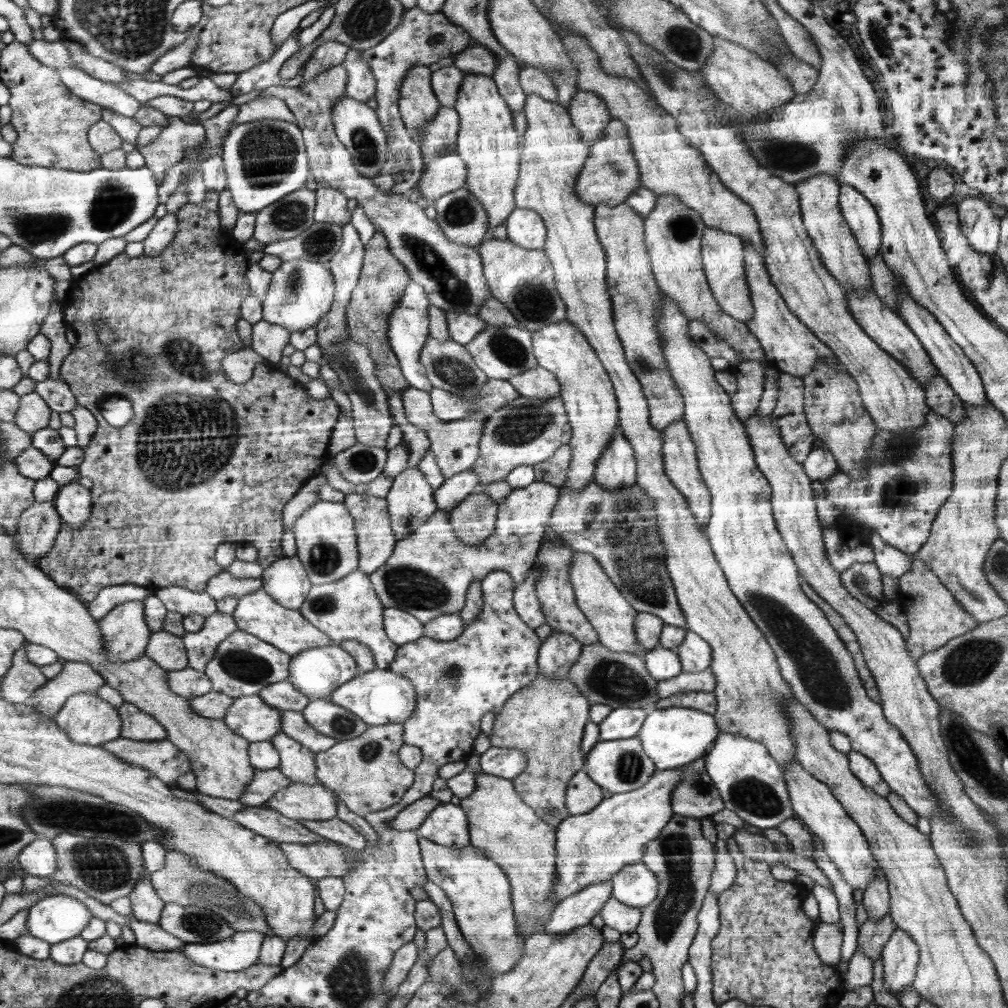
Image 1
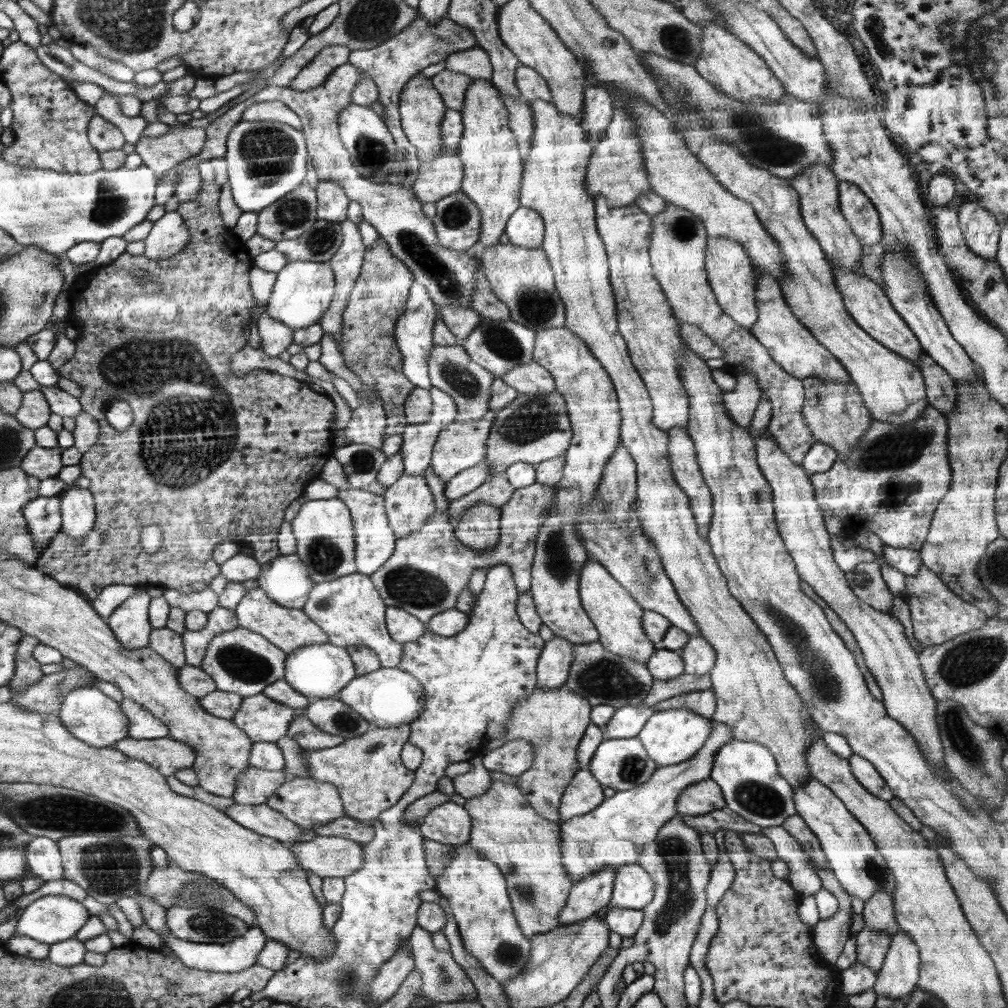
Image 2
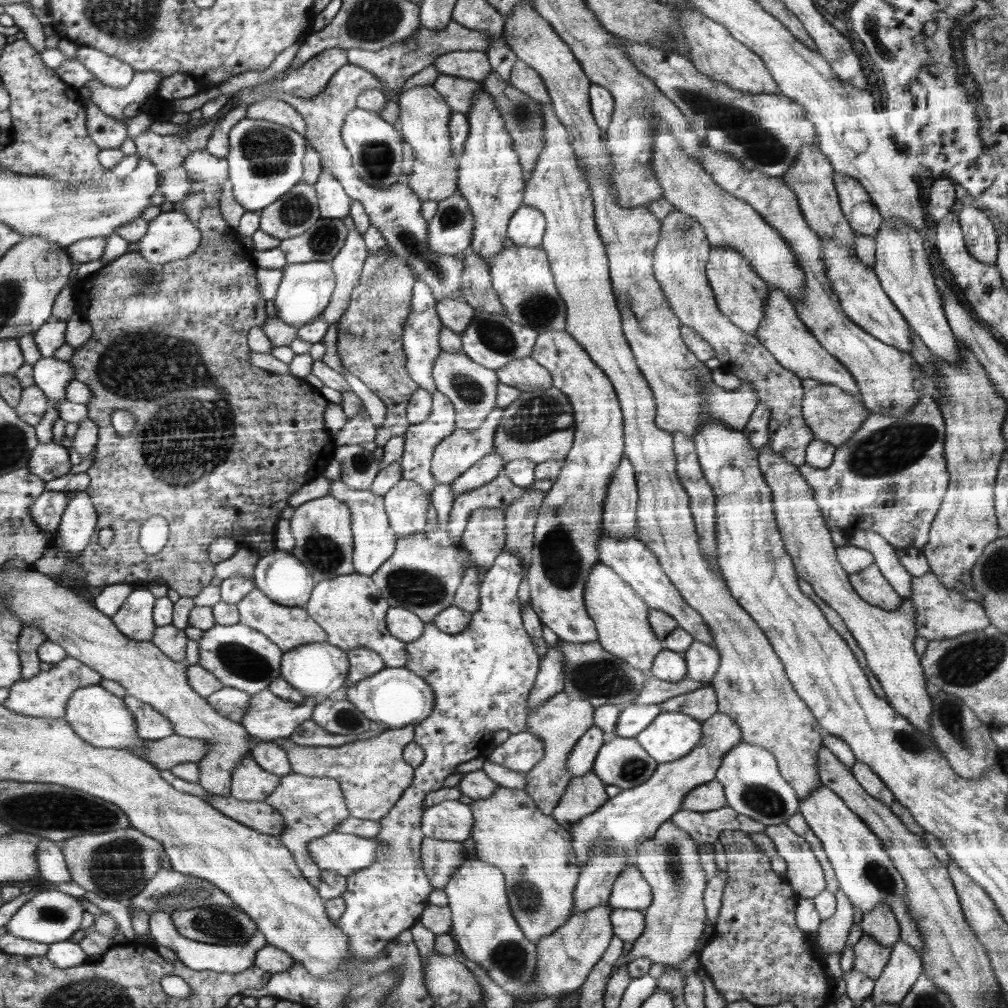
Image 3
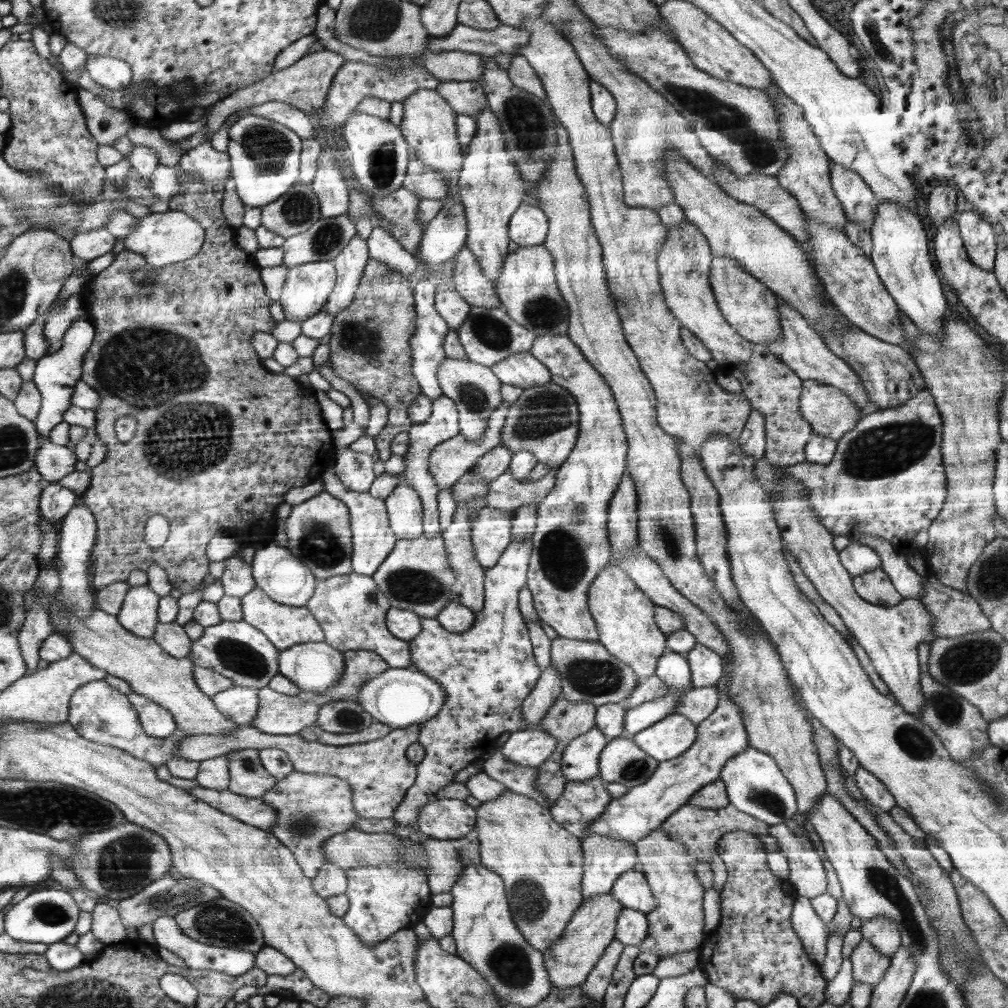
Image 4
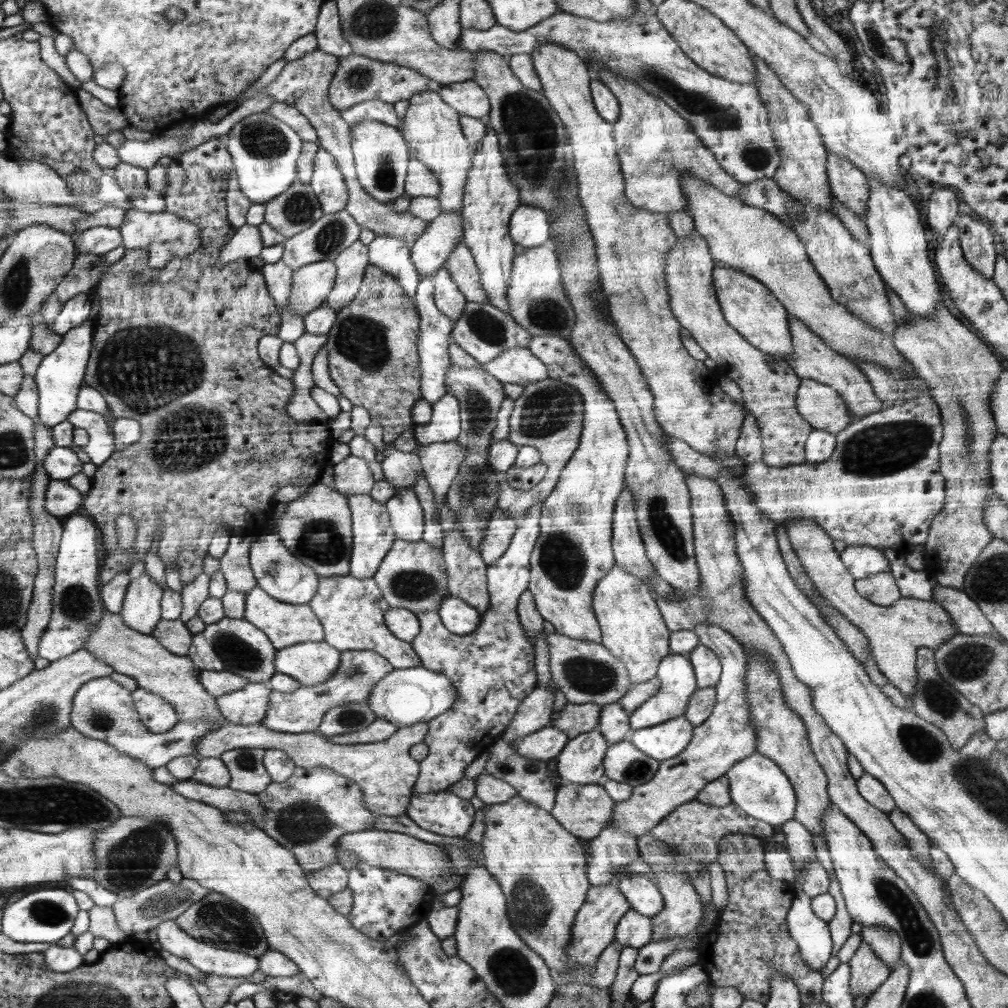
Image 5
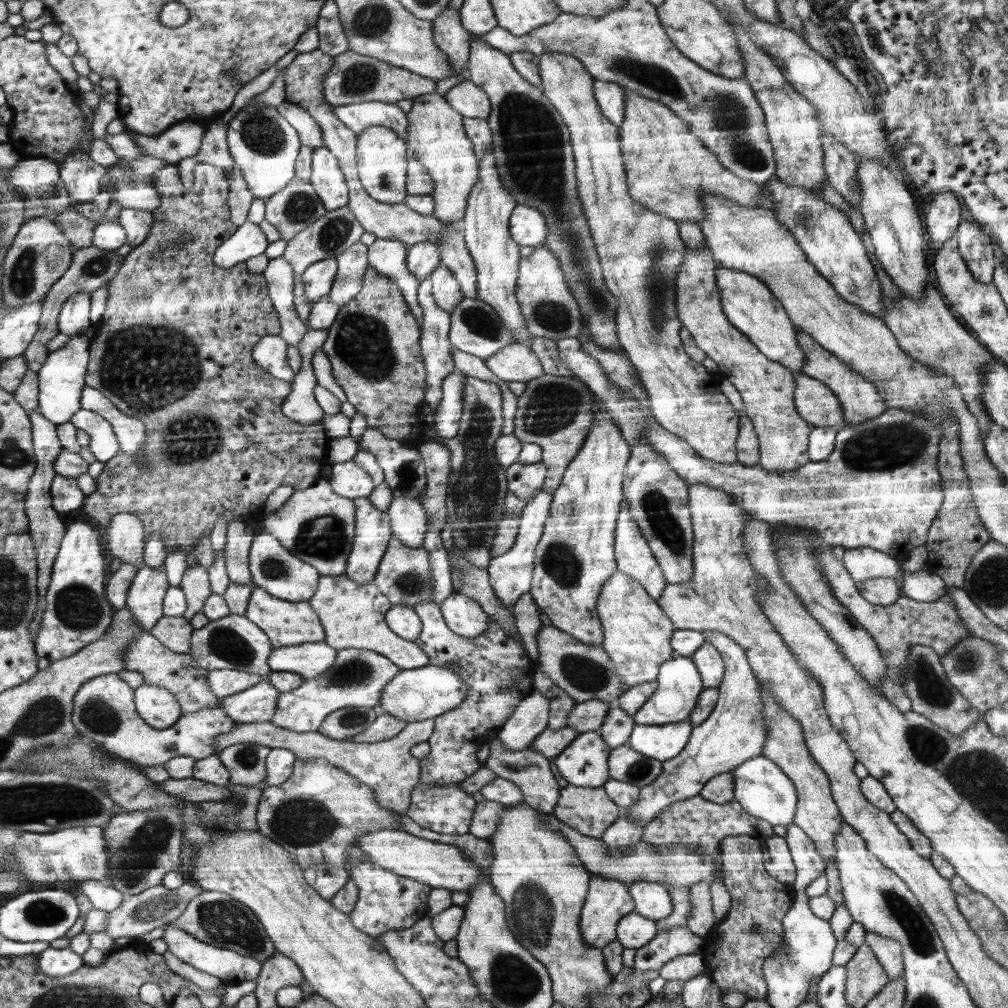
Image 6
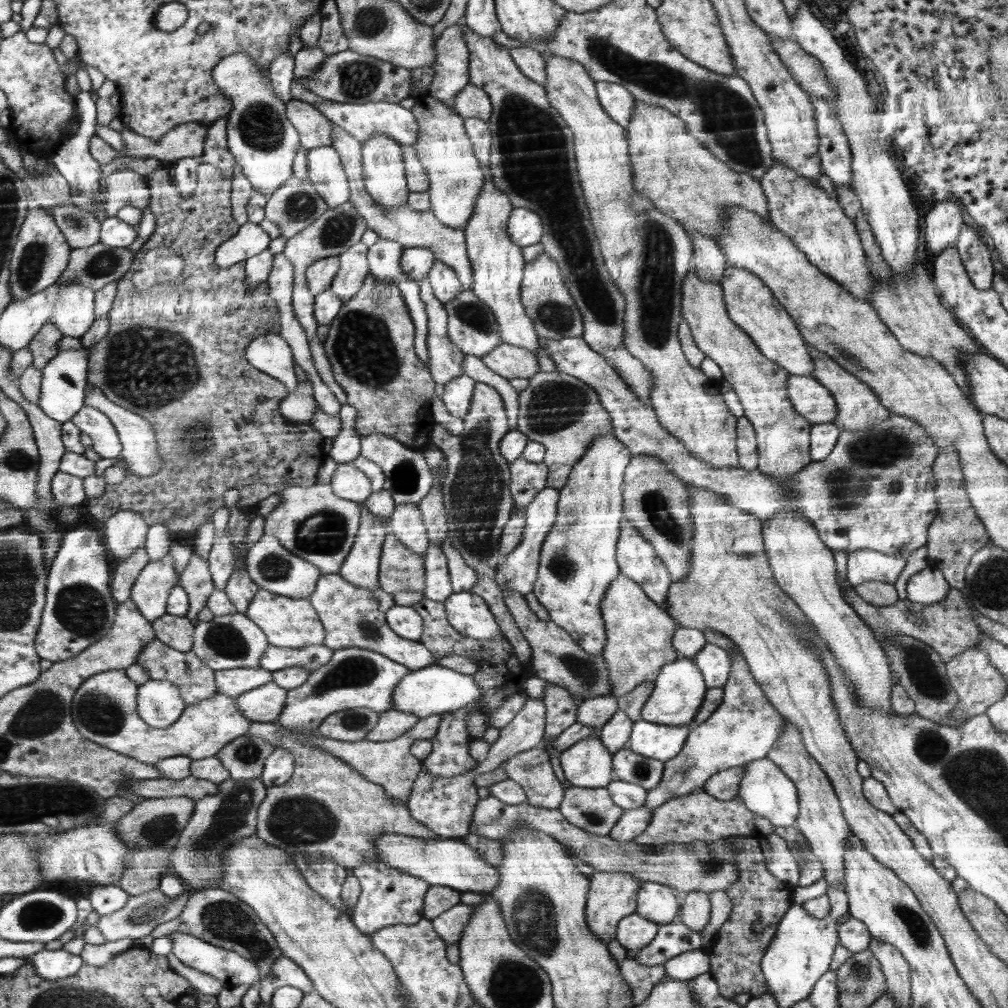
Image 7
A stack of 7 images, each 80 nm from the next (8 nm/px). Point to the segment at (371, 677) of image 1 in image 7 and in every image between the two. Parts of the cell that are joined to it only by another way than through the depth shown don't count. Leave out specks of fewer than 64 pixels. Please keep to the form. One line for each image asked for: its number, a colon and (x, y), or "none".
2: (386, 697)
3: (395, 697)
4: (399, 697)
5: (407, 696)
6: (430, 690)
7: (436, 689)

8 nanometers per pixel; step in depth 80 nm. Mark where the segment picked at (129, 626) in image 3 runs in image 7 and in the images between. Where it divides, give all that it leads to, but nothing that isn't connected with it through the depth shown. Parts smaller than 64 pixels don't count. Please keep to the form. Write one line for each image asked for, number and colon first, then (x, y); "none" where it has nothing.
4: (139, 612)
5: (142, 608)
6: (145, 596)
7: (152, 588)

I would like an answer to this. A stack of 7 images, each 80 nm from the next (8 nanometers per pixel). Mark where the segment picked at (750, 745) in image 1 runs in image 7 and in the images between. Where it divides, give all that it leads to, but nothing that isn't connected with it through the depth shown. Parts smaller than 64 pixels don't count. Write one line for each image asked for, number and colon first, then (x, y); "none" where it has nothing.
2: (746, 772)
3: (753, 786)
4: (755, 786)
5: (757, 785)
6: (762, 789)
7: (765, 790)

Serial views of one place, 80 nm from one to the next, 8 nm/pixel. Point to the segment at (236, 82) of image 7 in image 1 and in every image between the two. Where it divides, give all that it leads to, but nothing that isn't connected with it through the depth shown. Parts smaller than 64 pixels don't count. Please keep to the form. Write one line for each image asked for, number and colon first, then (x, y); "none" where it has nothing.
1: (264, 160)
2: (266, 160)
3: (264, 161)
4: (265, 156)
5: (264, 150)
6: (264, 145)

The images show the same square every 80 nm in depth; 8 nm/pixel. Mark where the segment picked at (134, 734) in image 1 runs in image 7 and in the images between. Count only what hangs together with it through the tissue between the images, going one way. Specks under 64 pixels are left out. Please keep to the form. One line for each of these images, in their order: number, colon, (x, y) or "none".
2: (143, 724)
3: (152, 725)
4: (158, 722)
5: (156, 712)
6: (158, 707)
7: (160, 703)

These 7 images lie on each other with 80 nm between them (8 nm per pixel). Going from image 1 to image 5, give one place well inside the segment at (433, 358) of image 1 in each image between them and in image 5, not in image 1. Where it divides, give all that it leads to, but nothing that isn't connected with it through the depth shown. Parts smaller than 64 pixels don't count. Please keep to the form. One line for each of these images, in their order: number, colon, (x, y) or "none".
2: (451, 369)
3: (473, 389)
4: (477, 391)
5: (472, 497)

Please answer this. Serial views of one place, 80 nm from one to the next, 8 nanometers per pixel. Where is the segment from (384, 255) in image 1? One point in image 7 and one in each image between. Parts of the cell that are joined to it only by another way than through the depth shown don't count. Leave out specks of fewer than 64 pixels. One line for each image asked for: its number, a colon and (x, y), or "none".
2: (369, 347)
3: (368, 341)
4: (369, 346)
5: (373, 358)
6: (373, 345)
7: (371, 344)

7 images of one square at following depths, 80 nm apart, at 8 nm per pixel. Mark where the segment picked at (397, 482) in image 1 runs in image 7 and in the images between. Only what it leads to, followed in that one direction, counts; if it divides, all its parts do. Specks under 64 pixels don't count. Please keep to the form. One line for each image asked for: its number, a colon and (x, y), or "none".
2: (409, 501)
3: (407, 503)
4: (404, 506)
5: (407, 516)
6: (409, 523)
7: (406, 522)

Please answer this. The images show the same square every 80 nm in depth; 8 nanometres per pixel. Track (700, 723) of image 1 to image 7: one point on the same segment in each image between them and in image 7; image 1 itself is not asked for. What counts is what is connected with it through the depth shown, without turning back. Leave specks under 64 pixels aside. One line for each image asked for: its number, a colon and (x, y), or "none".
2: (670, 737)
3: (671, 735)
4: (675, 734)
5: (669, 739)
6: (663, 742)
7: (655, 740)

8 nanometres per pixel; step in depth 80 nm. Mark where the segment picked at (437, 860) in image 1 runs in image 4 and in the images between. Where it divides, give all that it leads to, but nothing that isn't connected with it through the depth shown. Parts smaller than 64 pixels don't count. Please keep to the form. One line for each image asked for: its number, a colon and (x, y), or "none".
2: (476, 890)
3: (484, 929)
4: (485, 935)

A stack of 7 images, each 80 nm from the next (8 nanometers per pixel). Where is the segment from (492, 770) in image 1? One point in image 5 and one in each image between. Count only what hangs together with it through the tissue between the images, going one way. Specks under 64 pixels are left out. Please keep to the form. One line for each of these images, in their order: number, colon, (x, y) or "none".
2: (514, 758)
3: (521, 752)
4: (532, 746)
5: (548, 742)

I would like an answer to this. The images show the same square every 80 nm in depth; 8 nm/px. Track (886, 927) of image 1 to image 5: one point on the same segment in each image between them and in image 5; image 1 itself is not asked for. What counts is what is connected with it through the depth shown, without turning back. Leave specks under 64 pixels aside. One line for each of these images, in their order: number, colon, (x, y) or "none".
2: (872, 946)
3: (870, 957)
4: (869, 965)
5: (868, 972)

